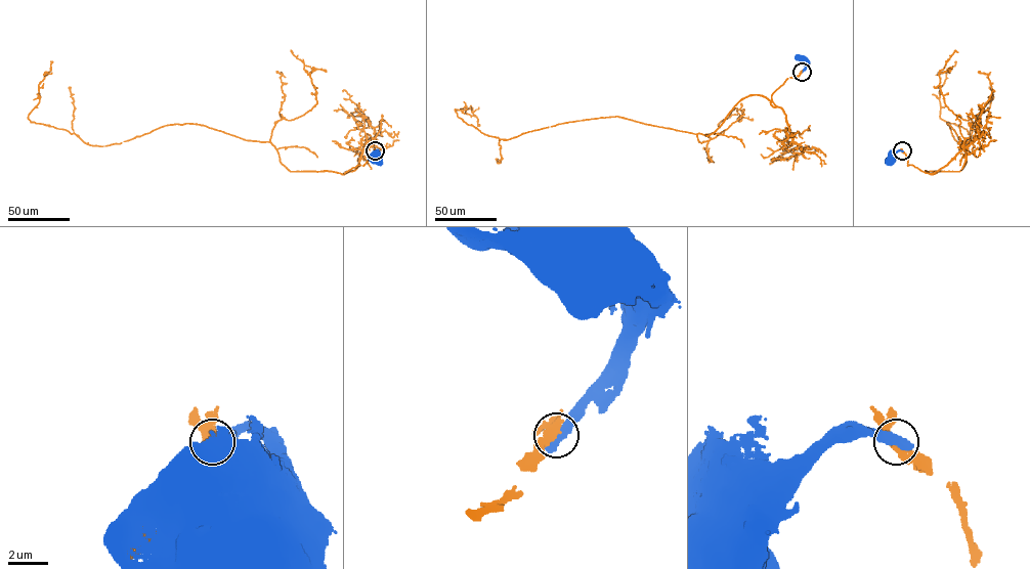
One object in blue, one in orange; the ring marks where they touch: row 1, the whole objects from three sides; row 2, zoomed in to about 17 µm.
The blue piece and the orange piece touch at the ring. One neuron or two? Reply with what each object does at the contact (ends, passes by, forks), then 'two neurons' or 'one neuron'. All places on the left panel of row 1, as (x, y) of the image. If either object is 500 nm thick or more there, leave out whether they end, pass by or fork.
two neurons

